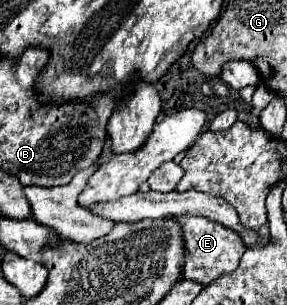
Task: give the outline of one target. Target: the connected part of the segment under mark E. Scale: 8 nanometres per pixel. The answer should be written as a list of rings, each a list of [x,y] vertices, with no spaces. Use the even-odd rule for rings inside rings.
[[[185,214],[181,218],[175,216],[175,220],[179,222],[179,226],[183,230],[183,240],[185,240],[185,250],[187,250],[181,278],[207,286],[215,278],[219,278],[223,274],[231,274],[239,266],[239,260],[247,248],[237,232],[225,230],[225,226],[221,226],[219,222],[213,222],[213,220],[201,218],[201,216],[187,216]]]

